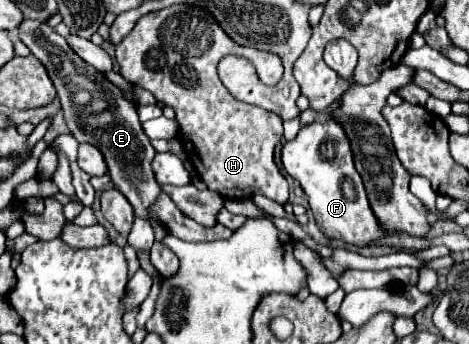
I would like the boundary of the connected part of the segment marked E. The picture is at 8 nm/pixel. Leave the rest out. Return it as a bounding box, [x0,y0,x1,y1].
[18,19,162,223]

